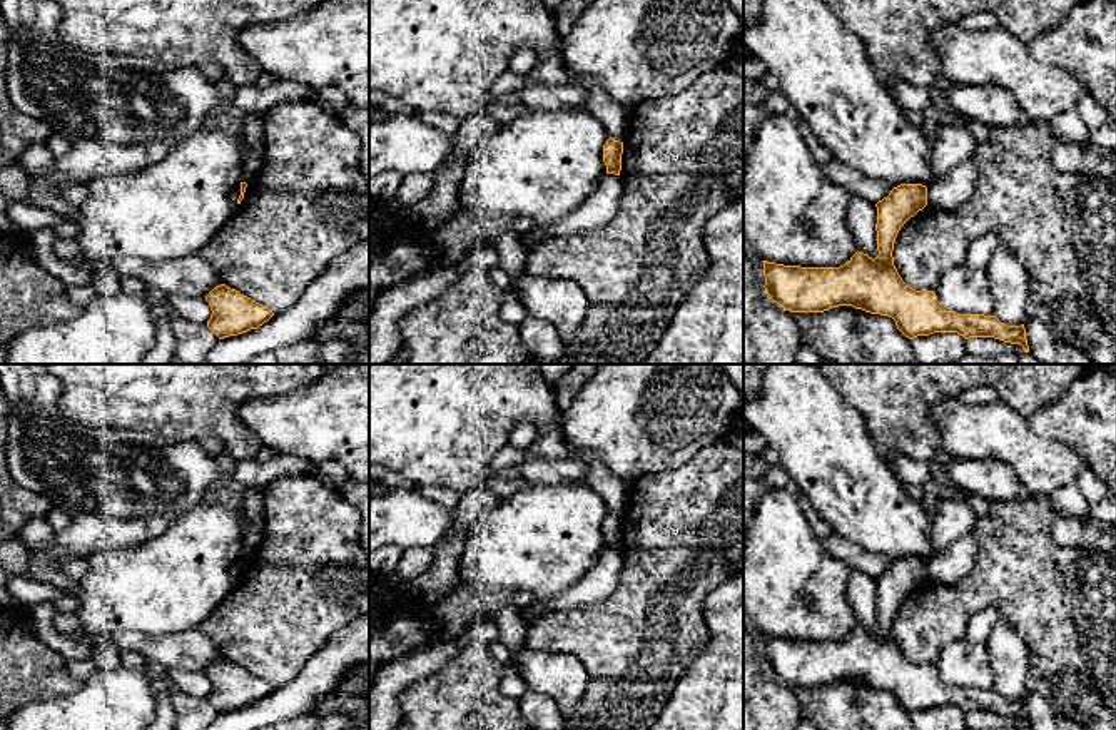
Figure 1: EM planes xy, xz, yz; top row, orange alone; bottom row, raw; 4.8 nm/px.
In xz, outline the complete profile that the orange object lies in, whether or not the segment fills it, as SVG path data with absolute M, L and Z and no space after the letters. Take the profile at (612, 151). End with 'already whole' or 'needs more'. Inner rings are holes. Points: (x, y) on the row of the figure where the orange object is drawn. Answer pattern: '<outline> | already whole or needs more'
M610 137L603 145L603 162L606 165L606 174L620 175L621 154L623 154L623 142Z | already whole

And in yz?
M900 184L877 207L875 259L855 252L840 267L800 267L763 262L765 291L790 312L824 312L852 306L870 314L889 316L909 339L934 332L957 332L964 339L994 337L1021 344L1029 352L1026 329L1007 326L996 316L946 311L934 291L909 287L894 266L894 242L900 227L927 205L927 187Z | already whole

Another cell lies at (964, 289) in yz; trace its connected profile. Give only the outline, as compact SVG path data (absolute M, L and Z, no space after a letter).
M967 264L946 271L937 282L937 301L946 311L992 316L994 296L987 272Z

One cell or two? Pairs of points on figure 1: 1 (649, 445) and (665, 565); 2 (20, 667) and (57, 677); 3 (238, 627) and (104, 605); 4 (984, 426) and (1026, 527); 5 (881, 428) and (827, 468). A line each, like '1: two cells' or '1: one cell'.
1: two cells
2: one cell
3: two cells
4: two cells
5: two cells

